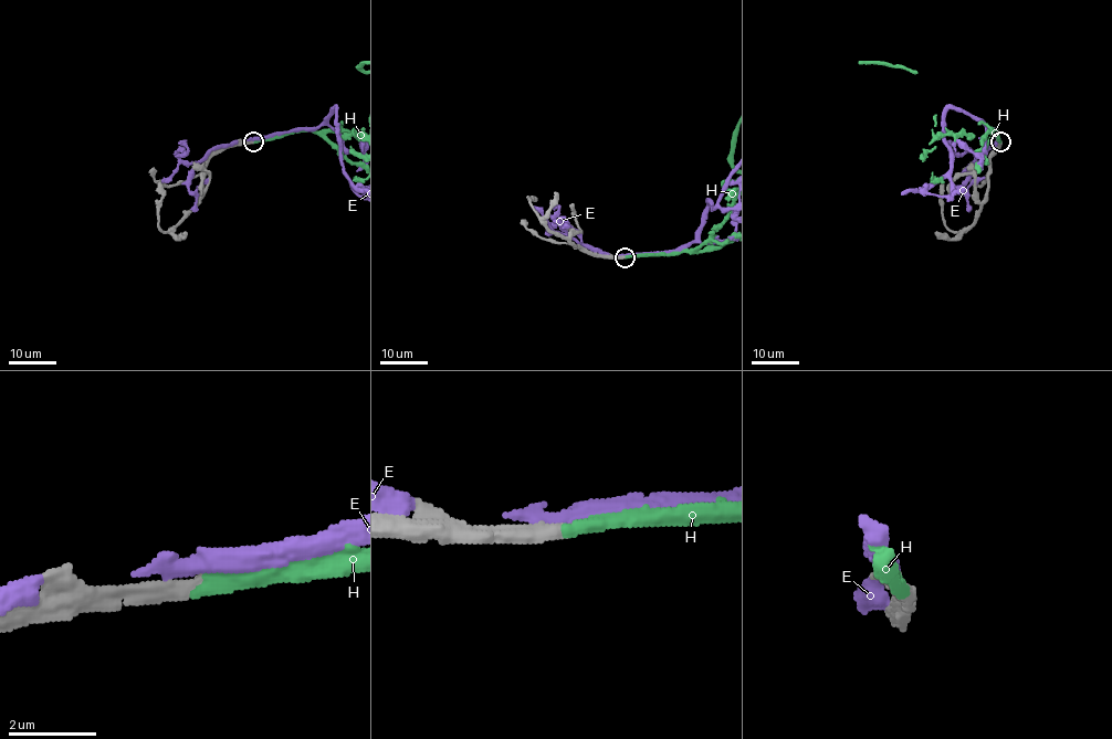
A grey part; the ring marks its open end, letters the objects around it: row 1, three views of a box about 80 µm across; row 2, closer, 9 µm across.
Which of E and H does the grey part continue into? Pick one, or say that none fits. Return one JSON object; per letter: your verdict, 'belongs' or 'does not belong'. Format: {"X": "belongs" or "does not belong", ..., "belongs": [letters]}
{"E": "does not belong", "H": "belongs", "belongs": ["H"]}

